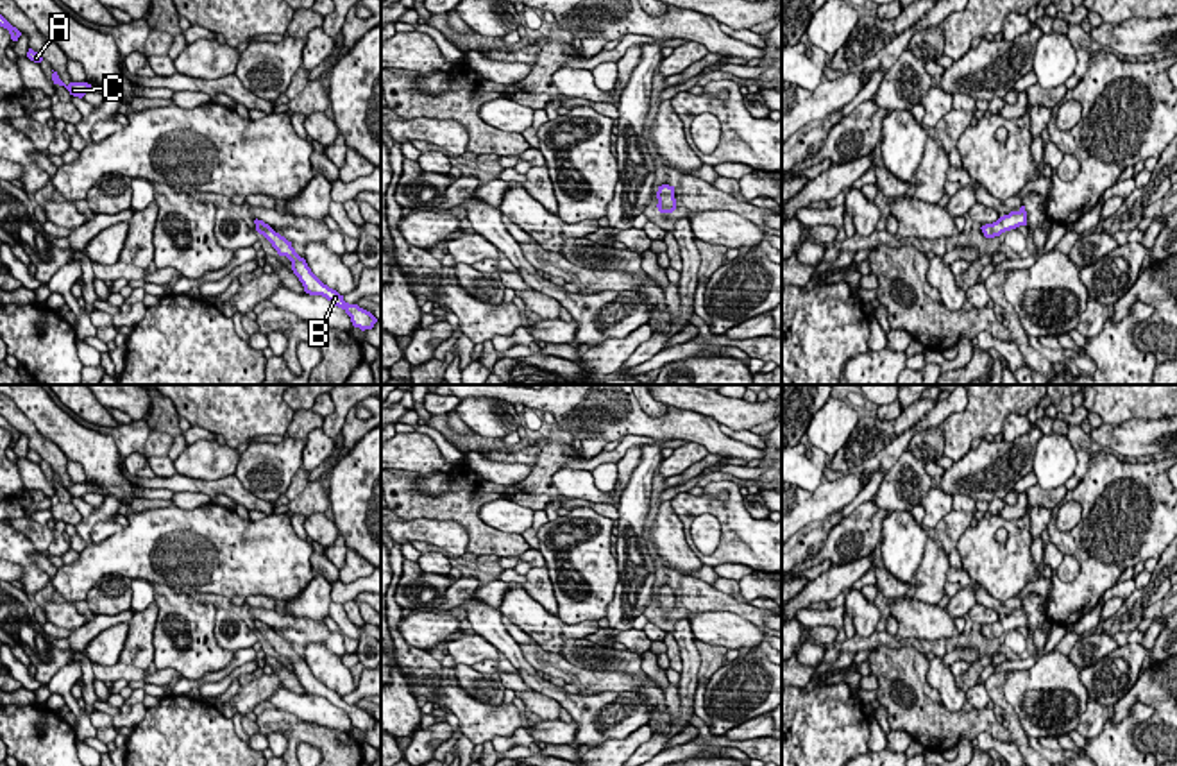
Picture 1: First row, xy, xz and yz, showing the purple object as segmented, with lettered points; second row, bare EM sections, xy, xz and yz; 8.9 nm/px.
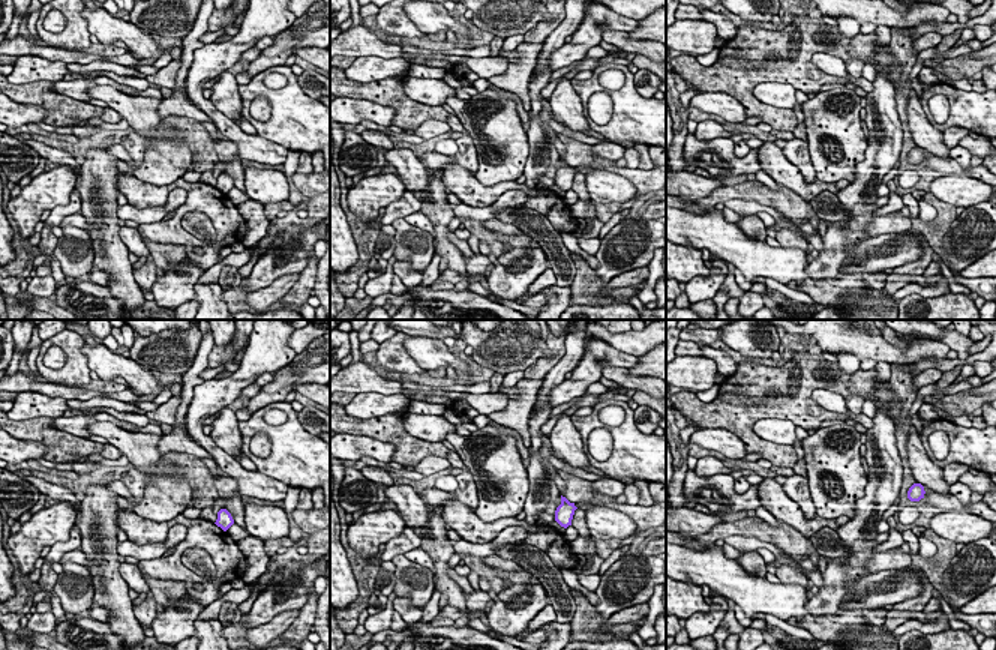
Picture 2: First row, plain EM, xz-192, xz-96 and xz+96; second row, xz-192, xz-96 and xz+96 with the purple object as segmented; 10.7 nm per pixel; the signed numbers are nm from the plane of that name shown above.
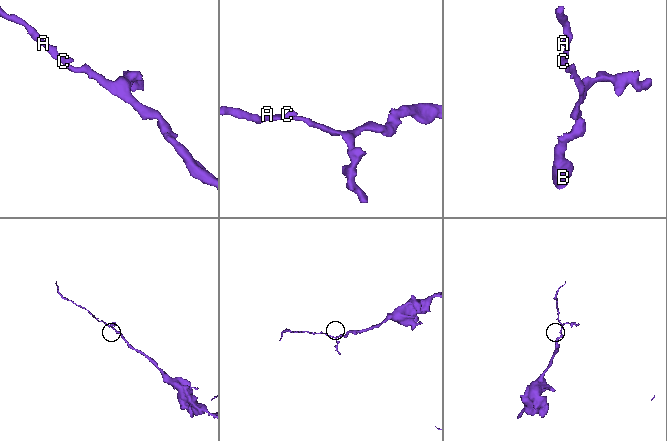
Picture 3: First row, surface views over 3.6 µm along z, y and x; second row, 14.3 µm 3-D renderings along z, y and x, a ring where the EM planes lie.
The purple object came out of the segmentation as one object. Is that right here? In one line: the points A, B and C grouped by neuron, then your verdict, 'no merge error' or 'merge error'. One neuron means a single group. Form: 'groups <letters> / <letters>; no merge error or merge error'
groups A B C; no merge error

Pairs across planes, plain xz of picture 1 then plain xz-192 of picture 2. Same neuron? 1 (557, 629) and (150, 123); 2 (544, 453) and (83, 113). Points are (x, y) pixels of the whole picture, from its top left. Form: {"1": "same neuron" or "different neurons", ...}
{"1": "different neurons", "2": "same neuron"}

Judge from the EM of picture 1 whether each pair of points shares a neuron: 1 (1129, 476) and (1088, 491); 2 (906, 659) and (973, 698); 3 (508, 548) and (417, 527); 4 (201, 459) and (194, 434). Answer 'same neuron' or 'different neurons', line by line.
1: same neuron
2: different neurons
3: different neurons
4: different neurons

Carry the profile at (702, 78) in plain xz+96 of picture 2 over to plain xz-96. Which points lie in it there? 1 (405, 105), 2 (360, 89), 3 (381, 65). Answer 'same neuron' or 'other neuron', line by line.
1: same neuron
2: same neuron
3: other neuron

